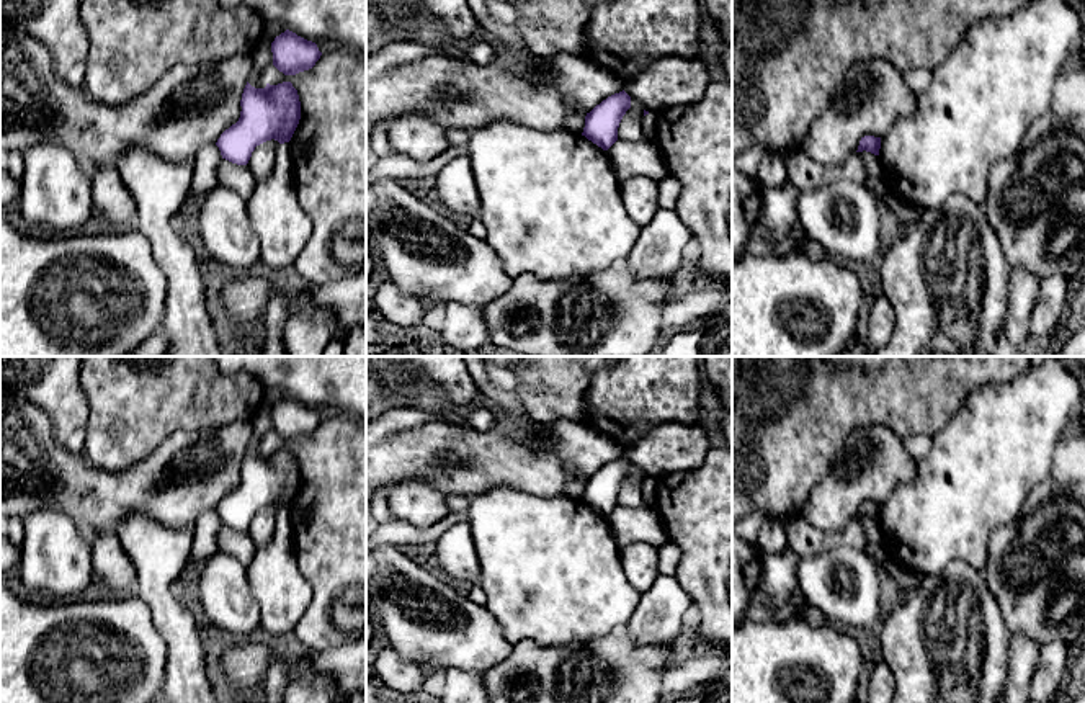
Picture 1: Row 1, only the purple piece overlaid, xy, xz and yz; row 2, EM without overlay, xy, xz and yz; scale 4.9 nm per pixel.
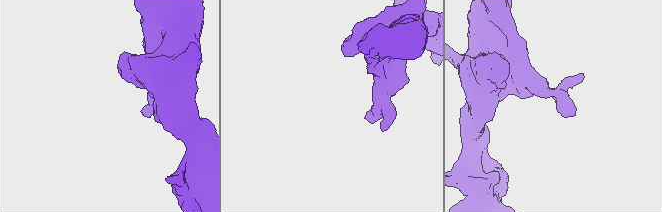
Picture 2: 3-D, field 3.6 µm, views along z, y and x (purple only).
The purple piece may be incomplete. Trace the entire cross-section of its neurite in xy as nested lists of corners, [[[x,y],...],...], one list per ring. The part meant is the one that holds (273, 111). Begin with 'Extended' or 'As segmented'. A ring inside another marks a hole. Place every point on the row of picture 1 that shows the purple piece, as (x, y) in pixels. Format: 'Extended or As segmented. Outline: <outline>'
As segmented. Outline: [[[247,82],[240,106],[239,121],[216,142],[222,159],[237,165],[247,165],[255,147],[266,141],[289,142],[301,119],[299,95],[291,82],[265,88]]]

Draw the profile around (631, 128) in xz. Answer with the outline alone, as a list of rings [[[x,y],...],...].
[[[631,96],[631,108],[623,116],[619,128],[618,128],[618,139],[641,142],[649,141],[644,126],[644,108],[639,101]]]

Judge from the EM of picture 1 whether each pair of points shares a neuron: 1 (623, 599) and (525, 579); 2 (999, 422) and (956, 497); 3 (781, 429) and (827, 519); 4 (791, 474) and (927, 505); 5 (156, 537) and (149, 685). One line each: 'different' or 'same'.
1: same
2: same
3: different
4: different
5: different

